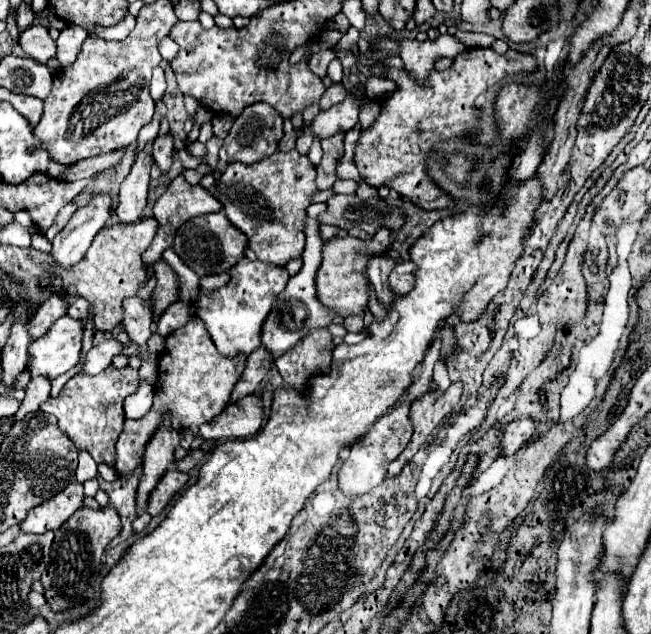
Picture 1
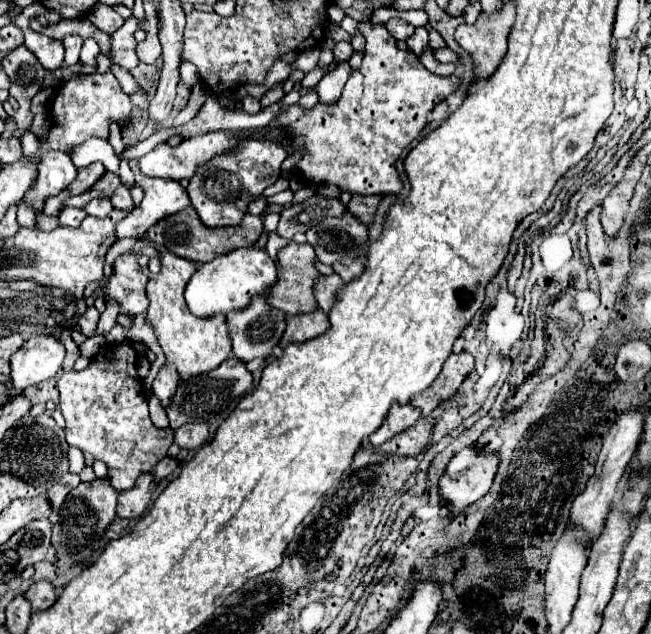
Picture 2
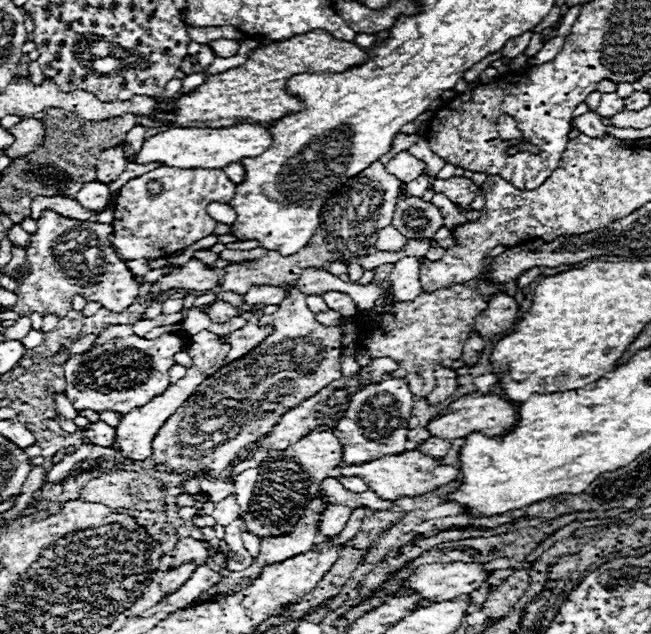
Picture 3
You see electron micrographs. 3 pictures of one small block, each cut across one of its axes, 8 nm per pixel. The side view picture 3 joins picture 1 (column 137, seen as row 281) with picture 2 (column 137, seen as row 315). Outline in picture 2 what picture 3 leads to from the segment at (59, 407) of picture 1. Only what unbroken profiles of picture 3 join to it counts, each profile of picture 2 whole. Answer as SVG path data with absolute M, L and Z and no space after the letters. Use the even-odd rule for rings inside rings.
M106 344L86 370L62 374L58 380L60 410L66 420L66 442L102 460L108 466L108 482L118 492L134 488L136 478L166 458L174 442L170 428L160 430L150 422L136 360L132 344Z

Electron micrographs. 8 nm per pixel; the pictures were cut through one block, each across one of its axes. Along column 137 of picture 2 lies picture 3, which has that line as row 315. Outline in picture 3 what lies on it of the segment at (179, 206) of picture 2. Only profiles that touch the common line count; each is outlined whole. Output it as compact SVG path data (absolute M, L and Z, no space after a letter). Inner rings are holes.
M216 302L216 304L212 304L210 310L208 310L206 314L208 314L208 316L212 318L212 322L216 322L216 324L220 324L220 322L228 322L230 318L238 316L238 312L234 310L234 306L228 304L228 302Z

